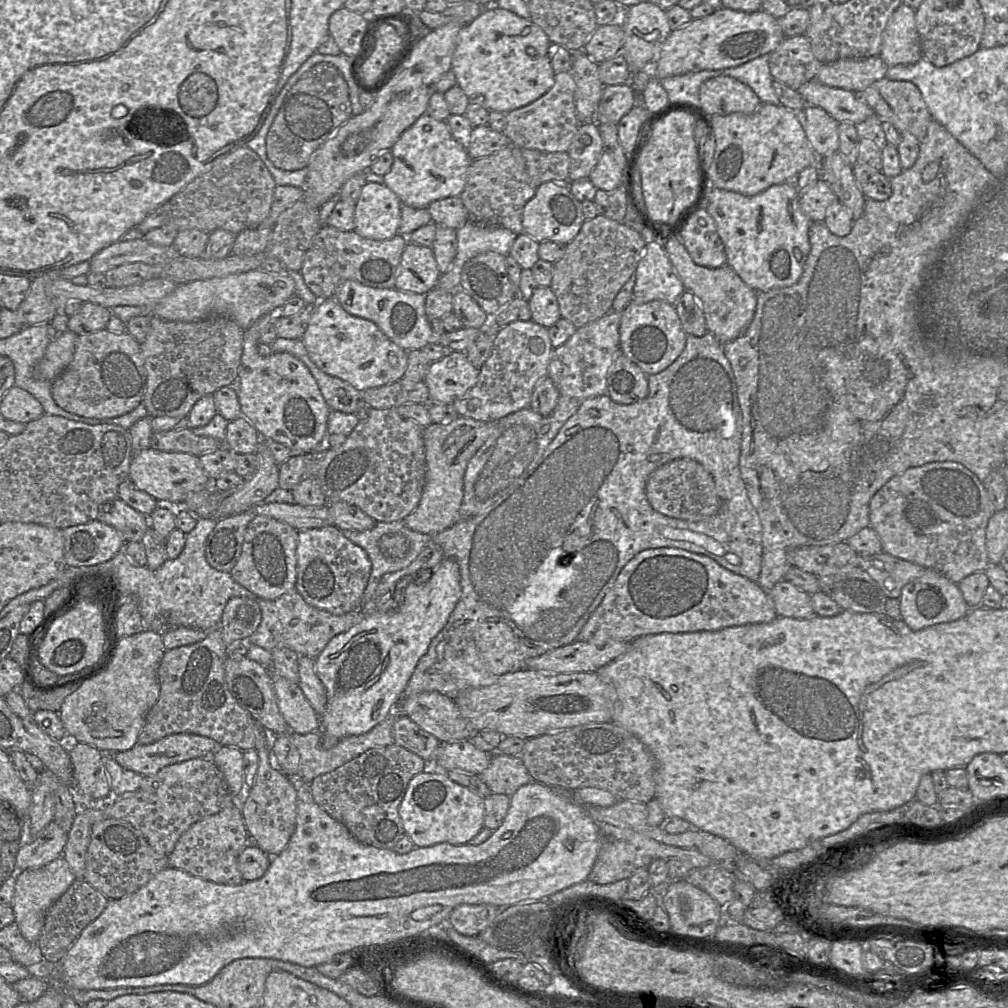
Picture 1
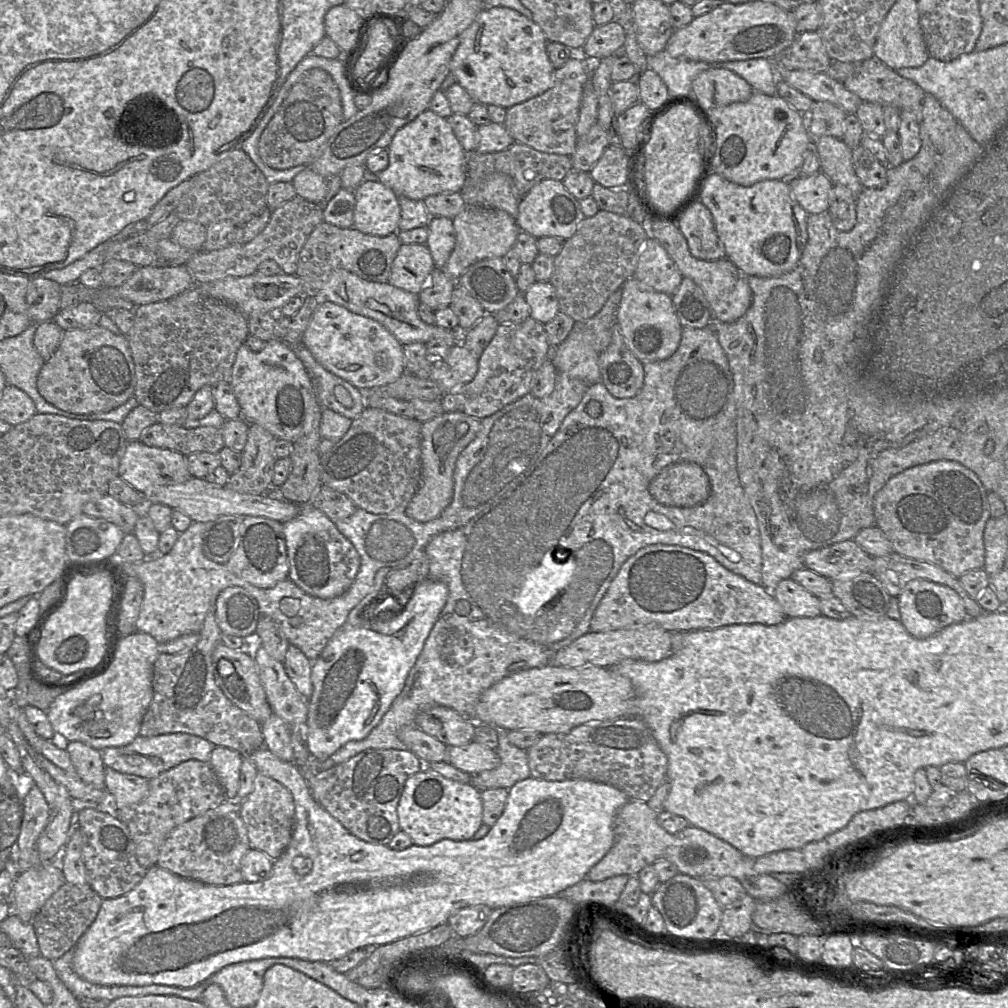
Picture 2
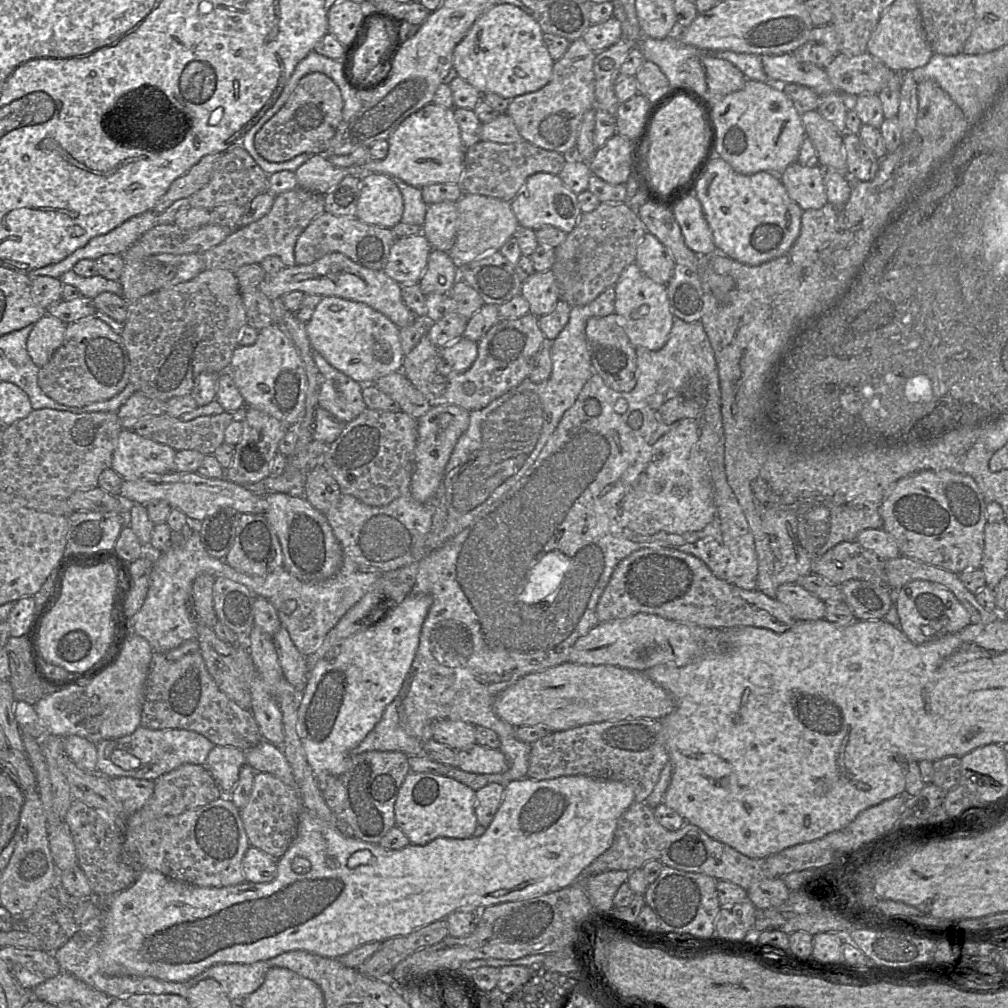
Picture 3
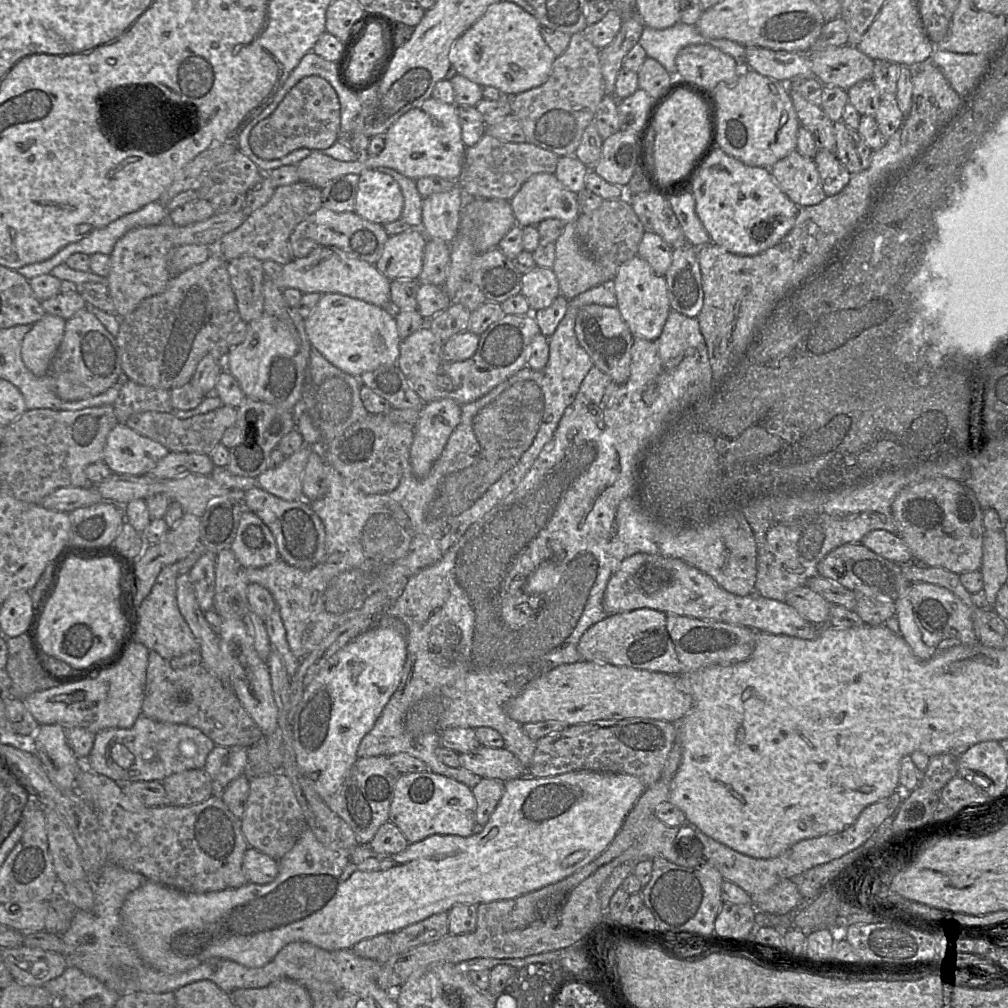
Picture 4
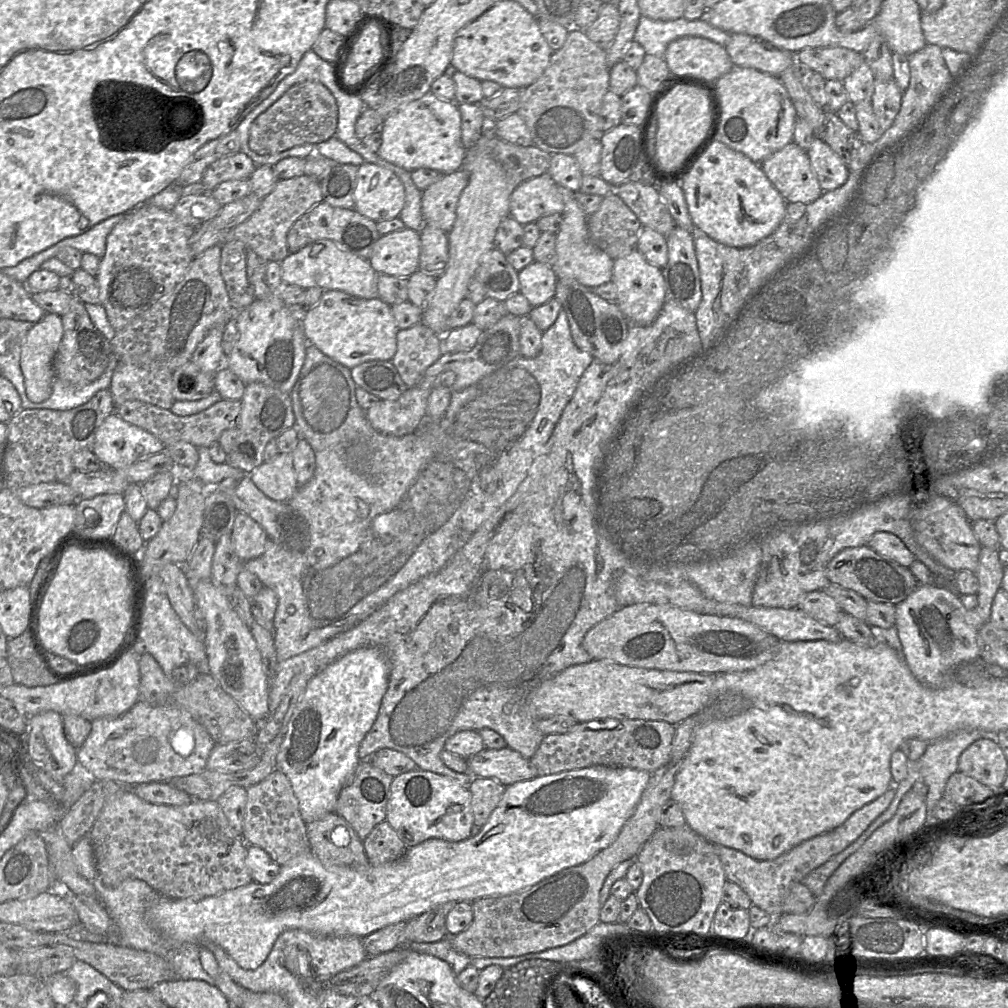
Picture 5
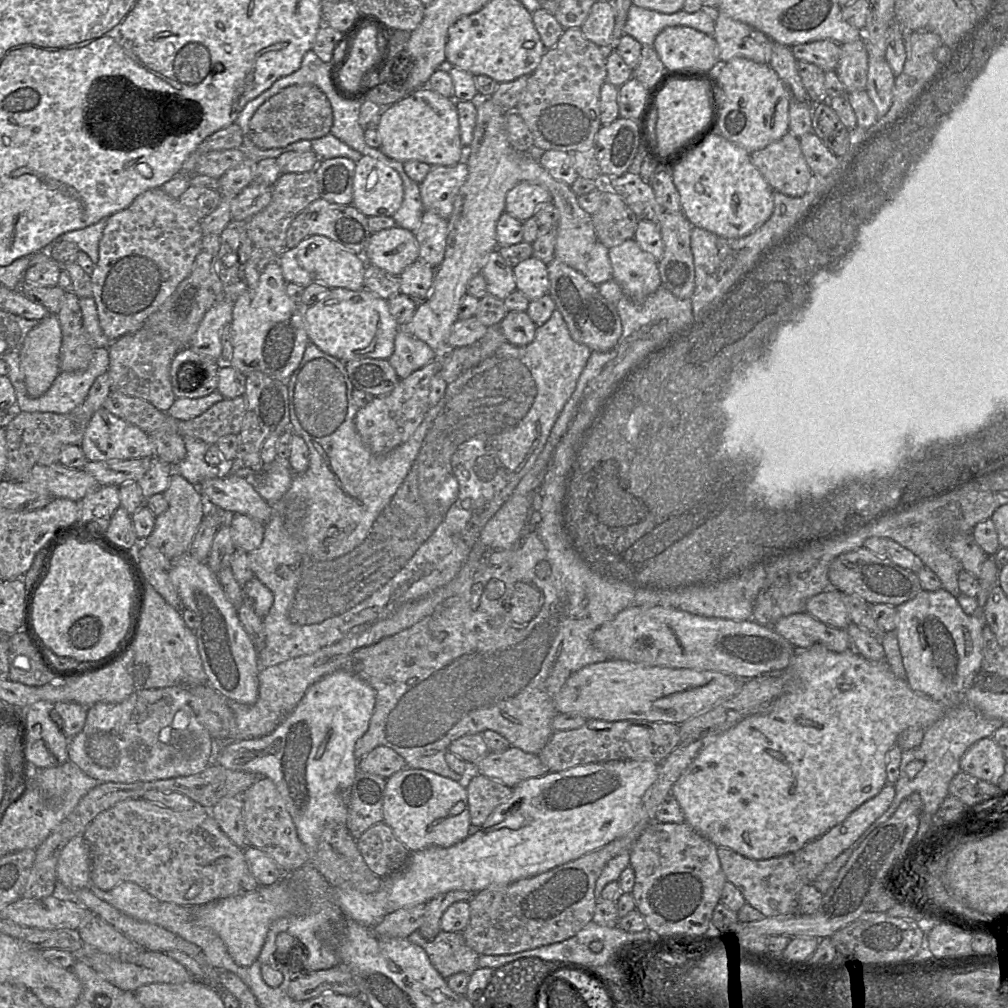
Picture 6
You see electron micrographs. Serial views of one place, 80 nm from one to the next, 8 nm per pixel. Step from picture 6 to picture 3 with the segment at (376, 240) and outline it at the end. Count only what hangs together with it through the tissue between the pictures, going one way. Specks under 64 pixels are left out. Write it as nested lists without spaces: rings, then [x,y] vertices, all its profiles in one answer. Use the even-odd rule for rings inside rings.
[[[421,233],[396,239],[383,272],[400,285],[419,283],[432,247]]]

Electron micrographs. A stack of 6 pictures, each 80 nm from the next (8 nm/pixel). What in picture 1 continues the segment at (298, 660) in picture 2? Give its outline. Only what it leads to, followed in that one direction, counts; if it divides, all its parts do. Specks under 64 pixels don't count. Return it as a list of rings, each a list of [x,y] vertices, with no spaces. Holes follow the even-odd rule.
[[[299,655],[298,664],[298,686],[316,714],[321,717],[326,710],[327,697],[325,687],[315,672],[314,660],[307,656]]]

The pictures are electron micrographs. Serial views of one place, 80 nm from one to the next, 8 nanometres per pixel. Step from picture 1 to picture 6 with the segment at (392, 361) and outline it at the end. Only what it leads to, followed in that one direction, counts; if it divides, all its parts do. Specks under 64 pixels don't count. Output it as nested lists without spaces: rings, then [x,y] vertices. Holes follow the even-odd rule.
[[[332,288],[303,312],[306,334],[320,350],[343,362],[355,359],[387,359],[394,351],[399,326],[391,315],[387,300],[366,288],[353,291]]]

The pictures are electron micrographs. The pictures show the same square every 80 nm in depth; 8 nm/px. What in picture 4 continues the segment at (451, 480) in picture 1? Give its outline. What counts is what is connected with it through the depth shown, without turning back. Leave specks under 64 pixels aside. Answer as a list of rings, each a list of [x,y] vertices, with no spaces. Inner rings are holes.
[[[443,398],[424,404],[414,425],[410,465],[415,477],[425,478],[441,455],[461,419],[461,405]]]

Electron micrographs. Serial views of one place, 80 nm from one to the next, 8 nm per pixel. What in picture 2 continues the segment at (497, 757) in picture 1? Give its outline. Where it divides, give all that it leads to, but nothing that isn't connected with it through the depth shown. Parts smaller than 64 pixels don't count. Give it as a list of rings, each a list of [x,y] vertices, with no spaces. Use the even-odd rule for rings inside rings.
[[[501,727],[493,728],[498,733],[498,746],[495,751],[500,758],[500,765],[492,770],[470,774],[470,784],[480,792],[493,788],[509,790],[517,782],[531,776],[527,751],[509,742],[509,731]]]

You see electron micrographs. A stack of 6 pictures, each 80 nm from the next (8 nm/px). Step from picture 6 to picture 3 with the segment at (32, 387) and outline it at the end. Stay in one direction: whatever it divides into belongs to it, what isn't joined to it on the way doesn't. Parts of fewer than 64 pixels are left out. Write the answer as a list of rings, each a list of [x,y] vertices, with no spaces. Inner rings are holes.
[[[45,314],[35,324],[27,338],[27,352],[33,363],[44,367],[63,342],[66,324]]]

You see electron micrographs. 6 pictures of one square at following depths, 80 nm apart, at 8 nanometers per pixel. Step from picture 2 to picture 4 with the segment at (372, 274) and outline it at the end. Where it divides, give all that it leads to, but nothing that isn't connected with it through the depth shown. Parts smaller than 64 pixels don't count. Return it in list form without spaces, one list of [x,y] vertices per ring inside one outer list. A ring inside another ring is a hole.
[[[321,206],[295,227],[289,242],[294,258],[304,258],[321,246],[335,246],[353,258],[375,265],[388,237],[383,225],[370,222],[355,211],[337,213]]]

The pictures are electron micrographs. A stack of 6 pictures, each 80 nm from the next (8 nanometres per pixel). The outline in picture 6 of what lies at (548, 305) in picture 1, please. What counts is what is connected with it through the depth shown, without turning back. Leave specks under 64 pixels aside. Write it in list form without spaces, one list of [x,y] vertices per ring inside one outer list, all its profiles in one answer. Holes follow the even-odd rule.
[[[534,256],[513,267],[516,289],[522,292],[529,301],[547,295],[549,278],[547,265]]]

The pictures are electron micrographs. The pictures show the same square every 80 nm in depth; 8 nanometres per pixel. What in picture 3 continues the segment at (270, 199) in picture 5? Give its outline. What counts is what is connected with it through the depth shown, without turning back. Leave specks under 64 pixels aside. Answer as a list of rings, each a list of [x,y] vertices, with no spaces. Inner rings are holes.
[[[300,187],[281,193],[274,198],[273,205],[265,216],[232,230],[222,243],[204,252],[204,269],[226,269],[235,272],[244,265],[260,264],[270,256],[278,257],[285,267],[294,266],[294,247],[297,239],[310,222],[324,211],[323,194]]]

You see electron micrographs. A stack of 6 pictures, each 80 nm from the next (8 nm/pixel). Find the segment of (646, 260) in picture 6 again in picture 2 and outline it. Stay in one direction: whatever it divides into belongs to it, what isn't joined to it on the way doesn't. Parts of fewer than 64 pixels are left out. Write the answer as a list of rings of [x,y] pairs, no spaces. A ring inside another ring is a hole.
[[[634,276],[621,286],[621,301],[616,312],[616,325],[630,352],[642,364],[662,361],[672,356],[679,347],[682,325],[670,295],[657,292]]]

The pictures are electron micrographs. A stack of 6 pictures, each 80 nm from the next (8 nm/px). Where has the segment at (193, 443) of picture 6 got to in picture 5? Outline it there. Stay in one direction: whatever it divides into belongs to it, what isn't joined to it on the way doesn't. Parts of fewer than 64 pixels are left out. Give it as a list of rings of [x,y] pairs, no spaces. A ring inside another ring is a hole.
[[[199,447],[197,449],[199,459],[196,466],[191,470],[191,475],[207,487],[217,486],[221,481],[229,477],[243,479],[248,475],[243,470],[234,468],[227,463],[214,463],[209,455],[209,448]]]

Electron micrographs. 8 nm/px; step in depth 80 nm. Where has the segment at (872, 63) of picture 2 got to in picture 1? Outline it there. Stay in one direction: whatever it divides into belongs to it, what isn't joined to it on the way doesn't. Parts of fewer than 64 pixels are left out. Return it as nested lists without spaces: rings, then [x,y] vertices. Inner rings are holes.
[[[884,77],[865,90],[854,93],[875,111],[881,122],[889,121],[899,132],[908,132],[919,142],[925,137],[928,125],[933,118],[919,88],[912,82],[894,81]]]

